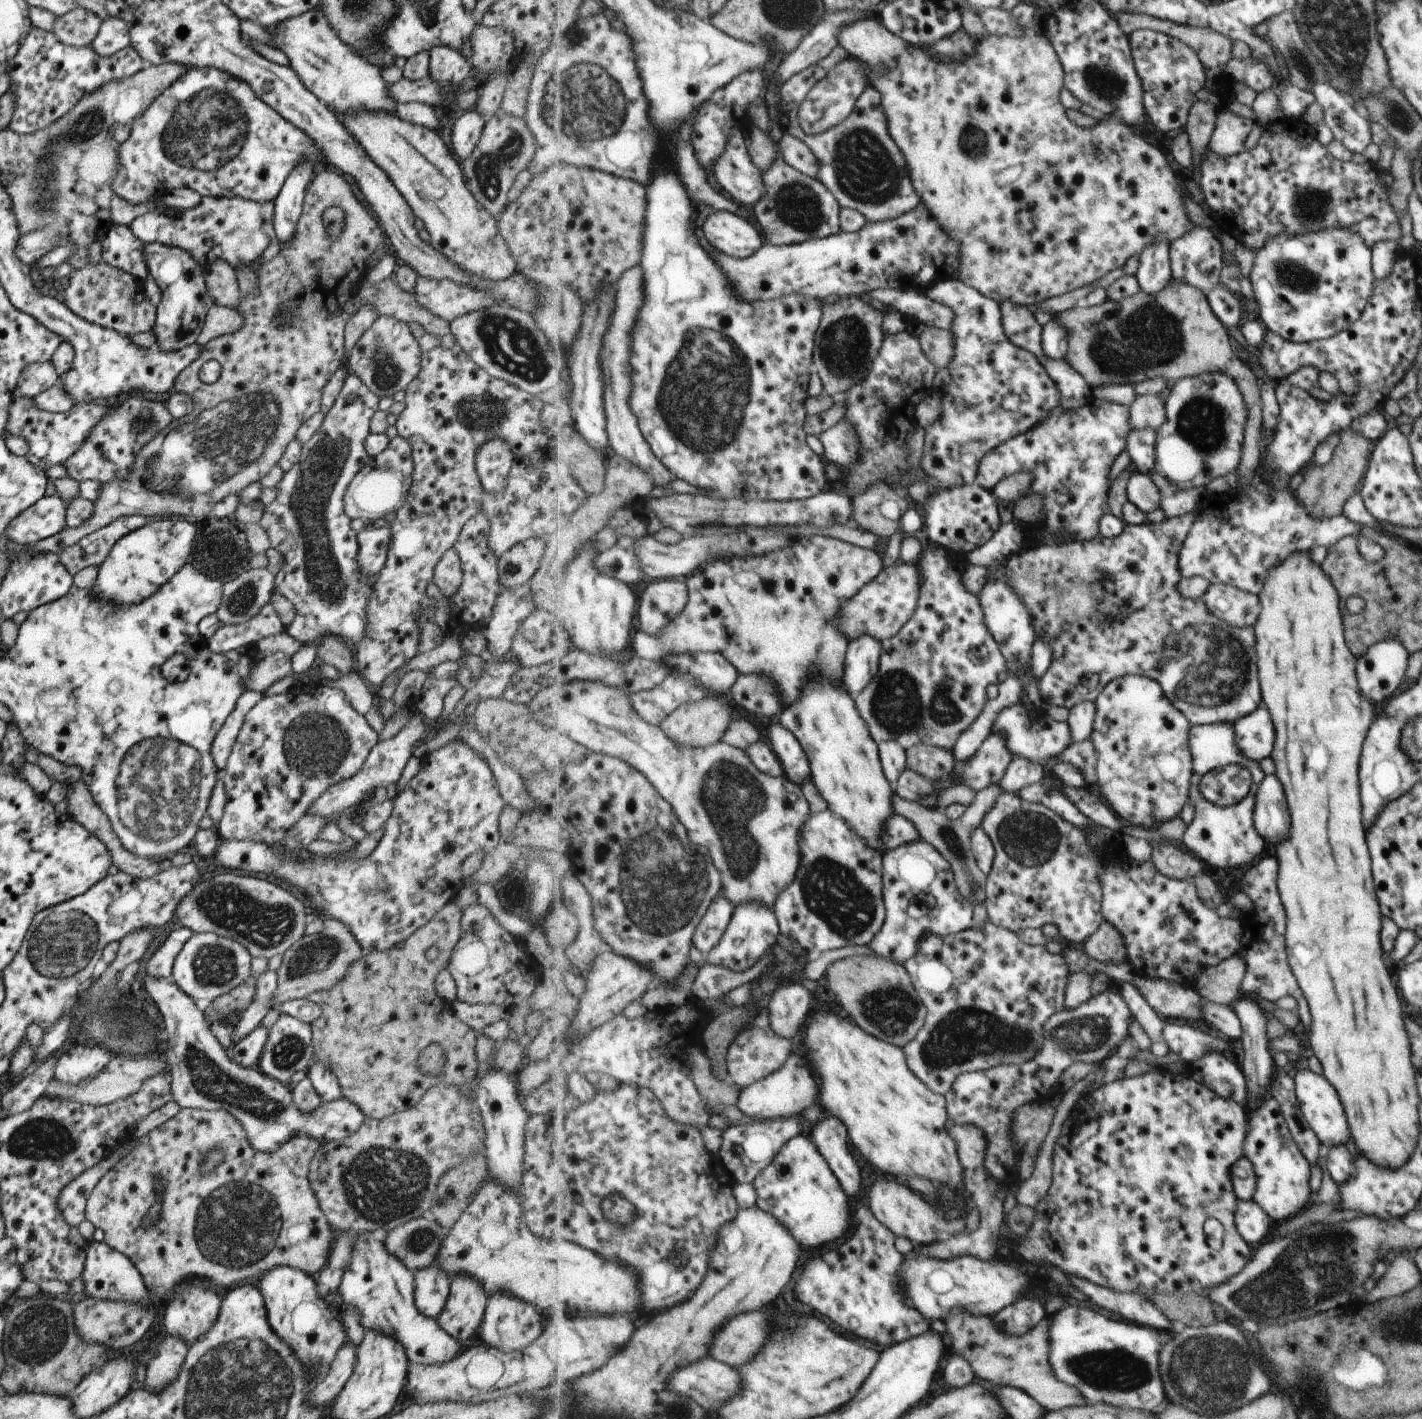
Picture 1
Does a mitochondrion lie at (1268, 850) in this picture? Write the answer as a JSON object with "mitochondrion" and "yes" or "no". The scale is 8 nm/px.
{"mitochondrion":"no"}

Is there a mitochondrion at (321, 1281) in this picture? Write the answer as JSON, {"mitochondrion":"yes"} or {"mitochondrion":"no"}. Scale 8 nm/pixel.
{"mitochondrion":"no"}

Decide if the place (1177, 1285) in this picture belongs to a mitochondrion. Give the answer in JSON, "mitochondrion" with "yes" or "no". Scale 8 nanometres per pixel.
{"mitochondrion":"no"}

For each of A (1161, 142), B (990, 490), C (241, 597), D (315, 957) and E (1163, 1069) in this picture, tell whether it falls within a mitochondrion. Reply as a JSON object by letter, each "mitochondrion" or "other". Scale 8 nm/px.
{"A":"other","B":"other","C":"mitochondrion","D":"mitochondrion","E":"other"}

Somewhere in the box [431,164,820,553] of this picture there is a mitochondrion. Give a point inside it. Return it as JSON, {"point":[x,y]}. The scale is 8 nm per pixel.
{"point":[698,415]}

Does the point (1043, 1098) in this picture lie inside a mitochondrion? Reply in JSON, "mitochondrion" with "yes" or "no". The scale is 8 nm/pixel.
{"mitochondrion":"no"}

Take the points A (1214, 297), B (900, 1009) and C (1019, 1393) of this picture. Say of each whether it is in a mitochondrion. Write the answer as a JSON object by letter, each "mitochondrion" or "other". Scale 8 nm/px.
{"A":"other","B":"mitochondrion","C":"other"}

